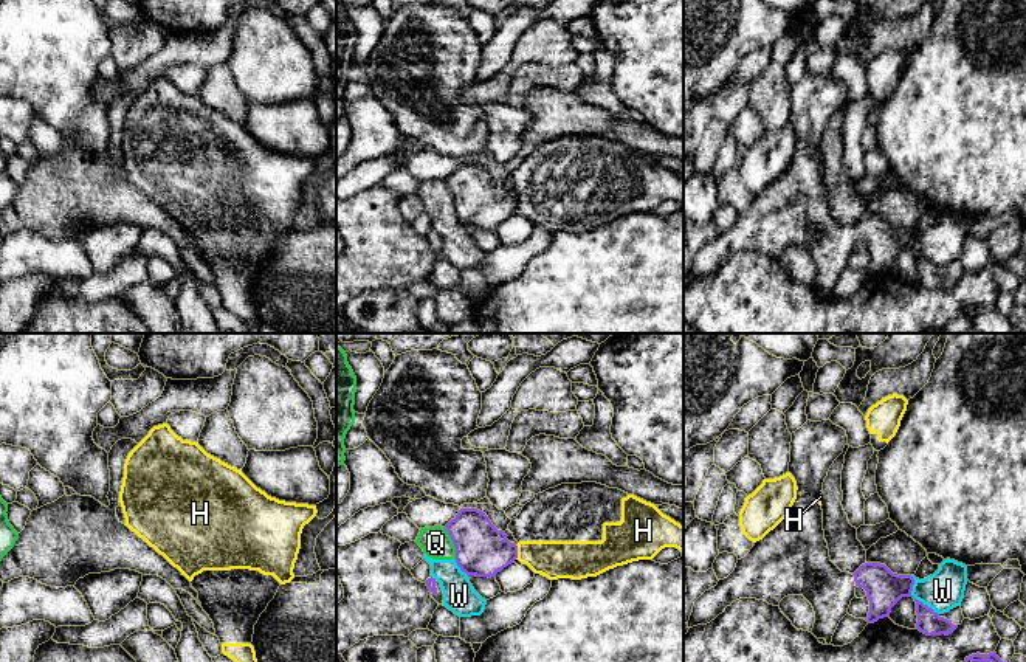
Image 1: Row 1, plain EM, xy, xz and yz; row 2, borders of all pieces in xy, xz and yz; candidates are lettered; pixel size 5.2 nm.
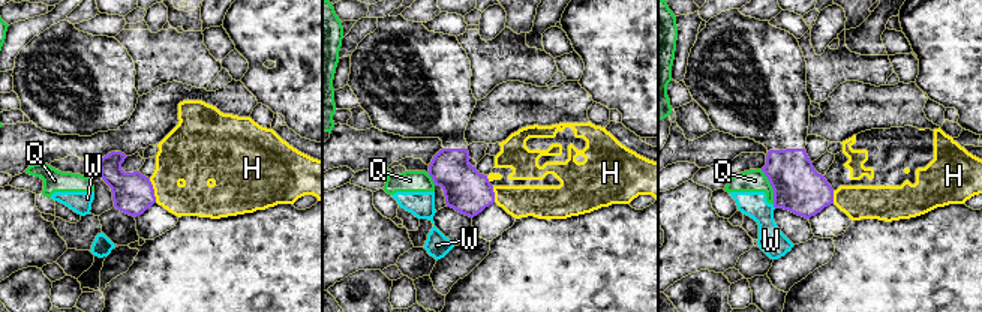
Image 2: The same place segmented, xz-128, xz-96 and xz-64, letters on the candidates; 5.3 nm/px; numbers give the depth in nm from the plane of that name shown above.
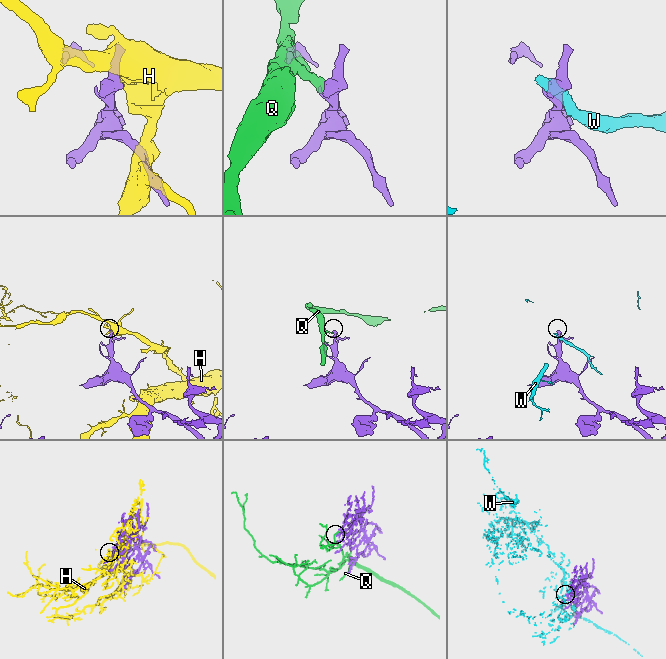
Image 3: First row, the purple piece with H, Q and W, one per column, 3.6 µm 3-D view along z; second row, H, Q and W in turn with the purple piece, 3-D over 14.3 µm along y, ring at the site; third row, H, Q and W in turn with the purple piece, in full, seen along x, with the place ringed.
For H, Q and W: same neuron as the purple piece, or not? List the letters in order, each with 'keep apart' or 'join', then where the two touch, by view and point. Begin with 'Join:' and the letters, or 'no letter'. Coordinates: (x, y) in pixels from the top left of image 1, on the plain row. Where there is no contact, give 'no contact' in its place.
Join: no letter
H: keep apart; contact xz (516, 203)
Q: keep apart; contact xz (453, 196)
W: keep apart; contact yz (915, 251)

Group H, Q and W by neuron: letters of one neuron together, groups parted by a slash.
H / Q W

